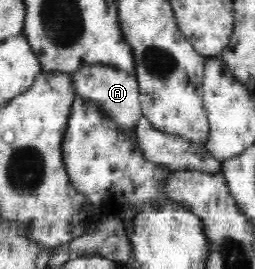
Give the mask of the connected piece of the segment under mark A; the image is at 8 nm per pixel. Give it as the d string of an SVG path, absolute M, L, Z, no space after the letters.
M89 64L78 72L72 72L71 78L78 96L98 105L105 116L108 116L123 132L129 134L129 139L136 140L134 134L138 119L142 116L142 102L139 100L140 90L135 75L104 65Z

